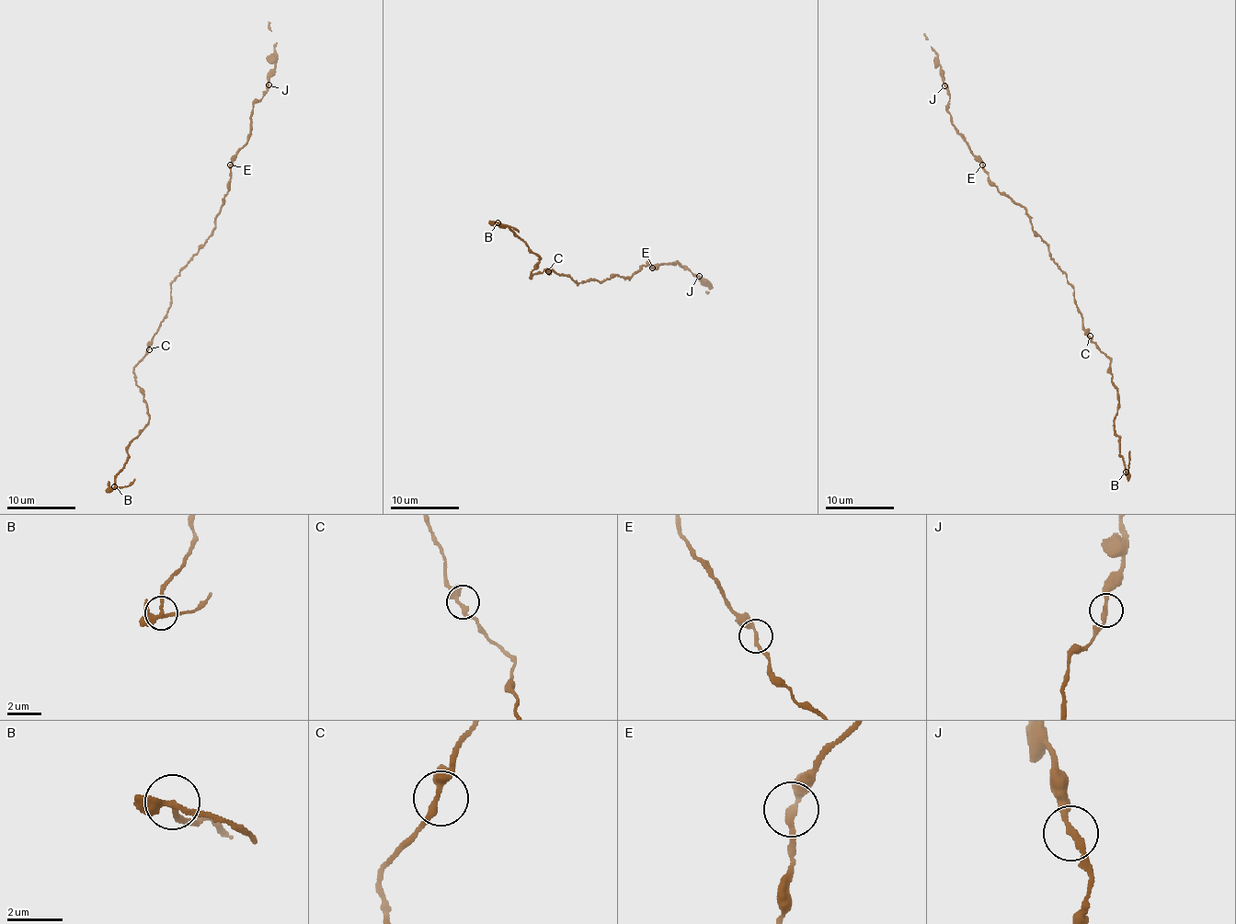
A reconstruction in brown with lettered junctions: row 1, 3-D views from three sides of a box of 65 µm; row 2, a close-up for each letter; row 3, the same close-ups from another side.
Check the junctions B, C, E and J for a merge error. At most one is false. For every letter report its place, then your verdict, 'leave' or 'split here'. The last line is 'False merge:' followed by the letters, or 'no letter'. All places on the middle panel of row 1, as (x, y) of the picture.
B: place (497, 222); split here
C: place (548, 271); leave
E: place (652, 268); leave
J: place (699, 276); leave
False merge: B

